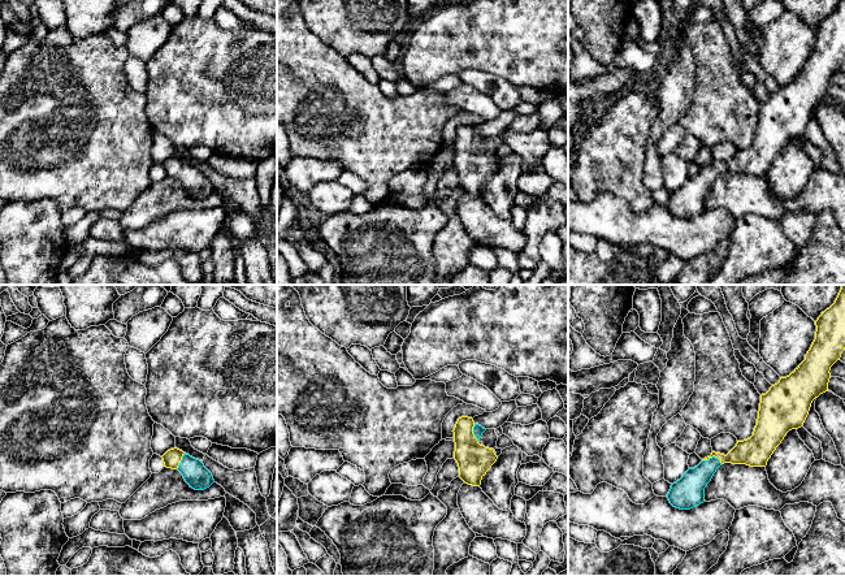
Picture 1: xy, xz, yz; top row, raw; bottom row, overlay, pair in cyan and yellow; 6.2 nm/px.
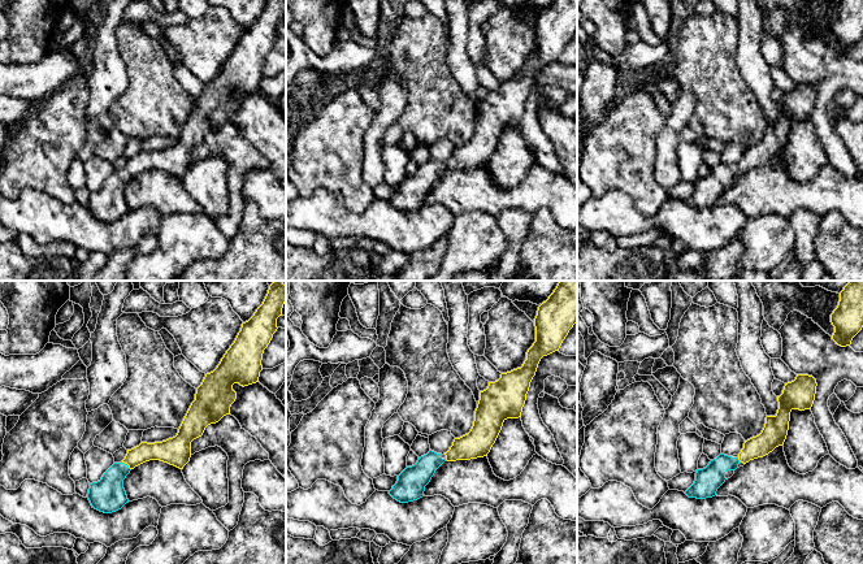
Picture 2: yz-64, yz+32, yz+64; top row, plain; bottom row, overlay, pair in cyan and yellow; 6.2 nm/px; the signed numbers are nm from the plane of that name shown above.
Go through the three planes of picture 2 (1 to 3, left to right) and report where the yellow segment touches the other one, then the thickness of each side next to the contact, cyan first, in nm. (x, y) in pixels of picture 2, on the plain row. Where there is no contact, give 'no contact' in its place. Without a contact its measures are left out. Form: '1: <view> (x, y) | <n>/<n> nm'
1: yz-64 (126, 173) | 220/130 nm
2: no contact
3: yz+64 (737, 168) | 160/140 nm

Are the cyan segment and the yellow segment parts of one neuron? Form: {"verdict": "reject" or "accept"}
{"verdict": "accept"}

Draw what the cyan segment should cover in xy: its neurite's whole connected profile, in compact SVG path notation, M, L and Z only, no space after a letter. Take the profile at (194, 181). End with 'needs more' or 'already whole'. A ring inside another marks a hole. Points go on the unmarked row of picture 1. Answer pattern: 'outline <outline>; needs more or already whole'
outline M177 156L168 159L161 166L164 176L178 178L190 196L195 199L204 199L214 191L212 182L199 168Z; needs more

